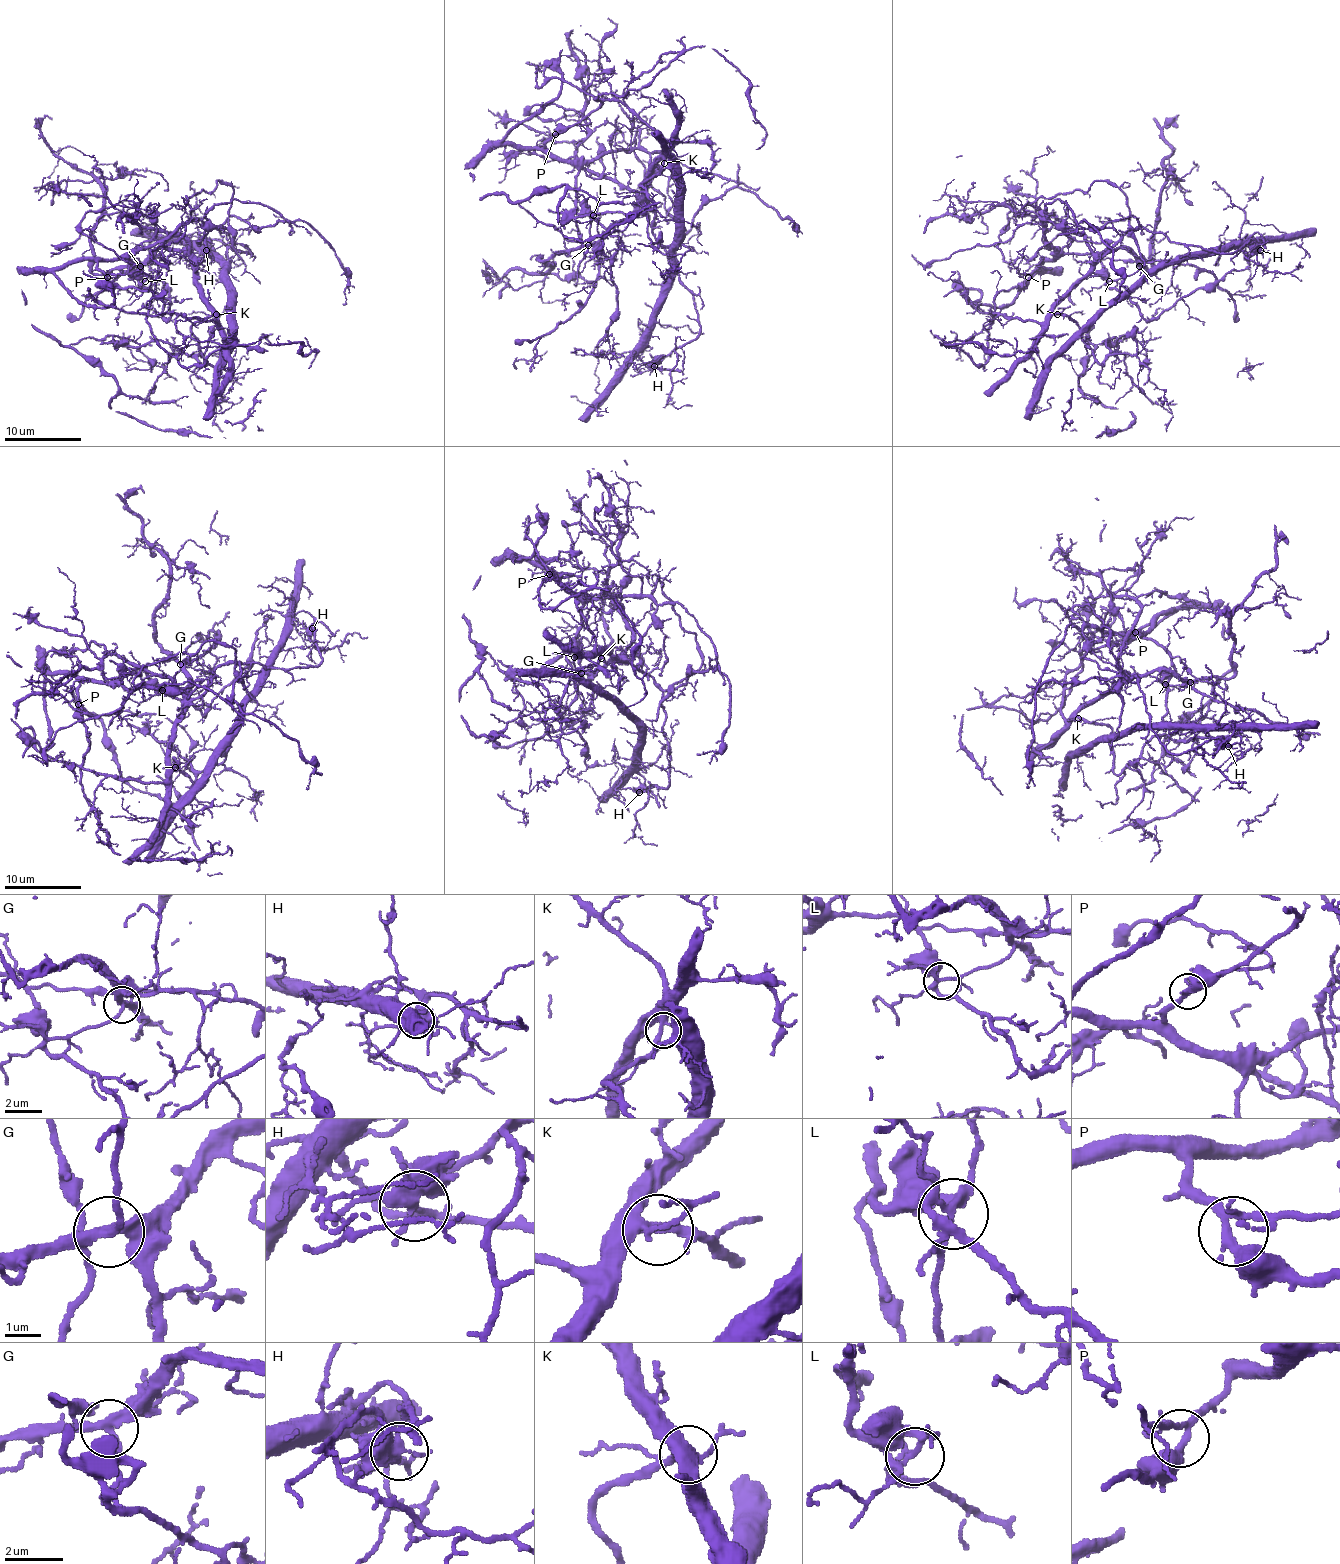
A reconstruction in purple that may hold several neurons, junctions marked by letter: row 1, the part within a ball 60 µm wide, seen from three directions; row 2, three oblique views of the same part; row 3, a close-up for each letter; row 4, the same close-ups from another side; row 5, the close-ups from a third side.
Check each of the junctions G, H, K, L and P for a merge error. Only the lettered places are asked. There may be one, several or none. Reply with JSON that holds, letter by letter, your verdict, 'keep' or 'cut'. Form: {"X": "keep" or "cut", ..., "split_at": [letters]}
{"G": "cut", "H": "cut", "K": "keep", "L": "keep", "P": "keep", "split_at": ["G", "H"]}

